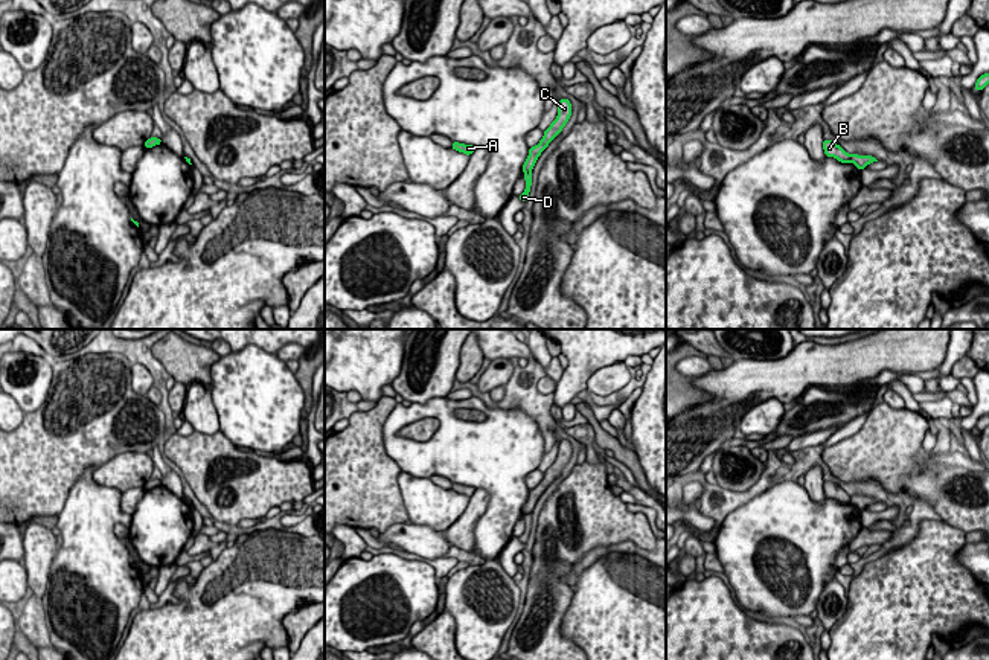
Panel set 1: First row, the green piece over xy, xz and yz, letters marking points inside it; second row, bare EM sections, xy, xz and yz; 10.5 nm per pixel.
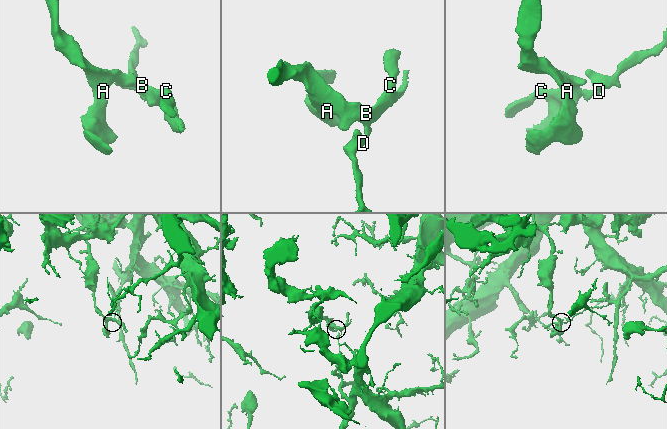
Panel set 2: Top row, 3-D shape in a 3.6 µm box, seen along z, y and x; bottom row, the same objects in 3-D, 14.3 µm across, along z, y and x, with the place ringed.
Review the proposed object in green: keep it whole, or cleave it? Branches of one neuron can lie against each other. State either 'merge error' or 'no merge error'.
merge error

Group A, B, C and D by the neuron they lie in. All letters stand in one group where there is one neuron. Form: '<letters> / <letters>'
A B C / D

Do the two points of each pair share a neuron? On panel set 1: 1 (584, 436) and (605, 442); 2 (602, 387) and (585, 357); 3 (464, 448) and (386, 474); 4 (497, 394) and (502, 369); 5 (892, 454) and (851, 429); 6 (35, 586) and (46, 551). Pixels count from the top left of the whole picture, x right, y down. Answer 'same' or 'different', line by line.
1: different
2: different
3: different
4: different
5: different
6: same

